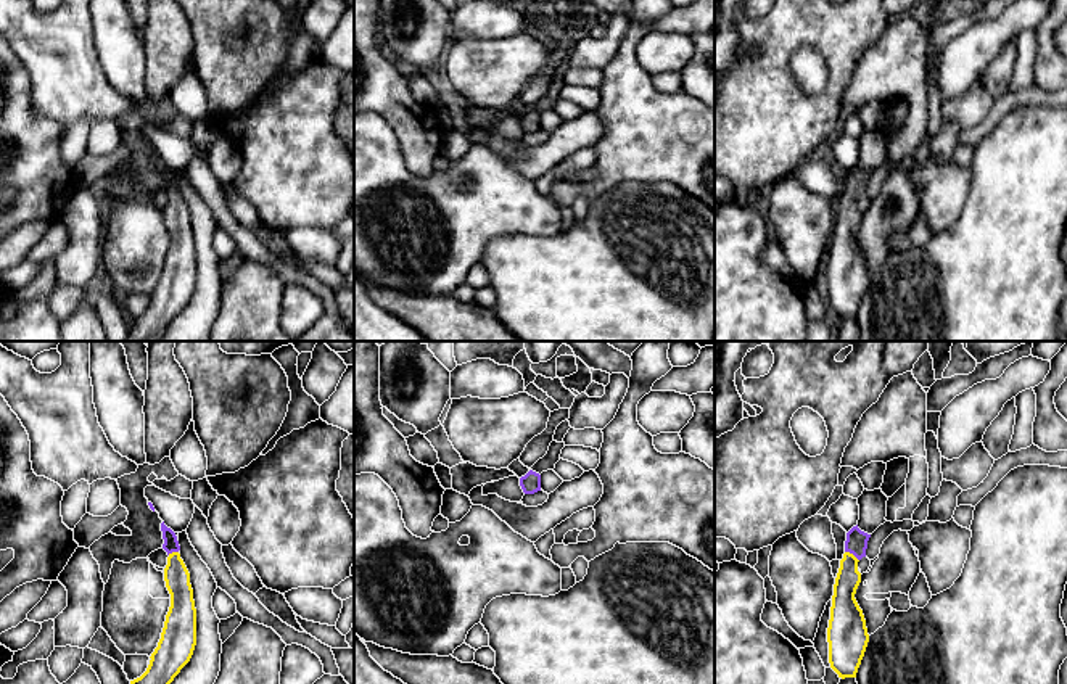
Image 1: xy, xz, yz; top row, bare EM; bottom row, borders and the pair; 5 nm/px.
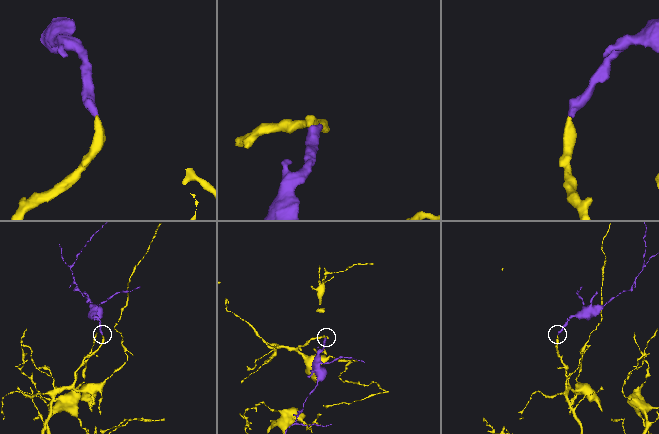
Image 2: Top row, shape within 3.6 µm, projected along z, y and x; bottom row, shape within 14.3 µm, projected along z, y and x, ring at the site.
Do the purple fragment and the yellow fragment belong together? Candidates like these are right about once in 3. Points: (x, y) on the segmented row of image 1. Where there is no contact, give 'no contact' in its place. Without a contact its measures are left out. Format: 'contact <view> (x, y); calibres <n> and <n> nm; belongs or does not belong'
contact yz (852, 552); calibres 110 and 120 nm; belongs

